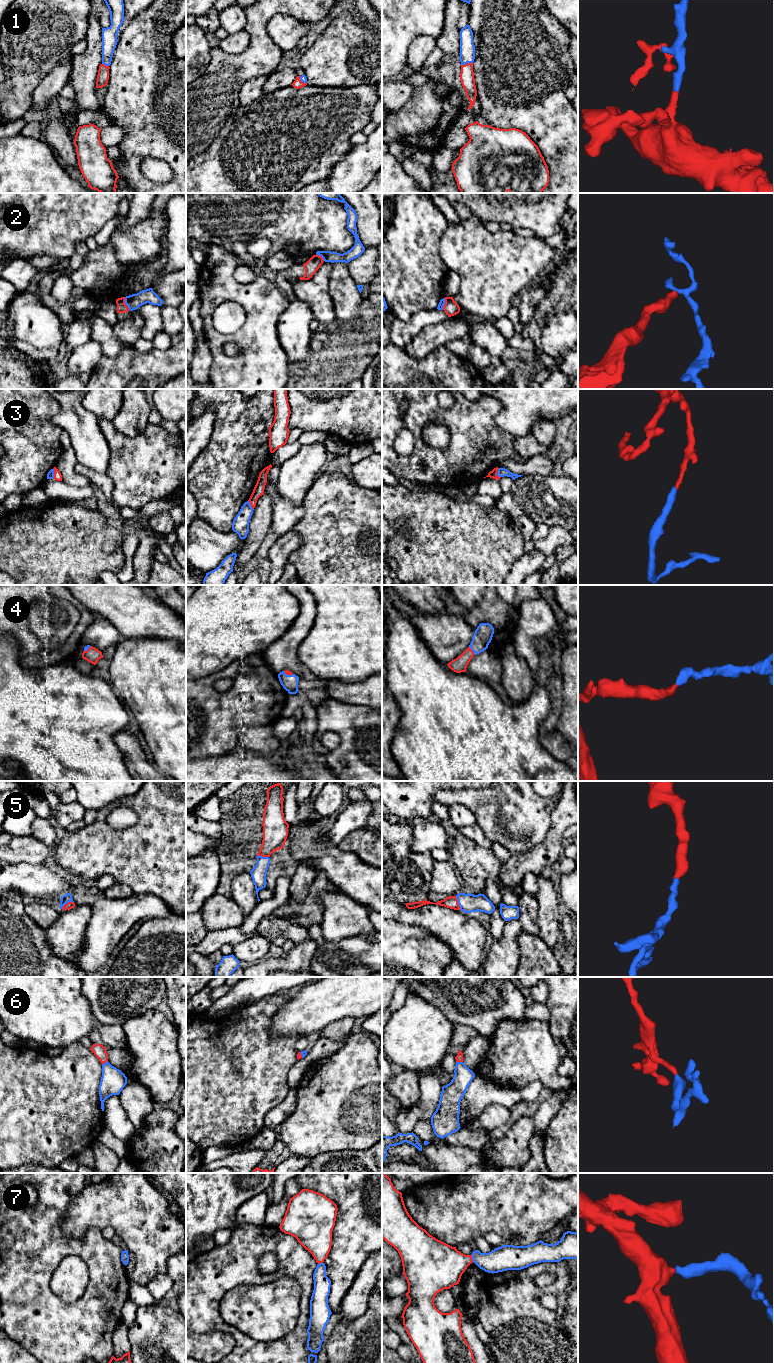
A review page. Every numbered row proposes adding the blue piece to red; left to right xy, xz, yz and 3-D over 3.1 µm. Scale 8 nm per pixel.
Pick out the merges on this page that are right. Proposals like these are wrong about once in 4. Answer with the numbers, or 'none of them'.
1, 3, 4, 5, 6, 7

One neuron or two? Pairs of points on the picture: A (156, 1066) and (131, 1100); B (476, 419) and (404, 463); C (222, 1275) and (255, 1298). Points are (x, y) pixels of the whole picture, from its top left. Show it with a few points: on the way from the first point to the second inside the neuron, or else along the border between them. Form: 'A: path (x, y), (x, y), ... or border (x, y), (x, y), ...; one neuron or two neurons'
A: border (136, 1081), (146, 1088), (154, 1101); two neurons
B: path (464, 439), (445, 458), (424, 458); one neuron
C: border (260, 1283), (237, 1285), (230, 1289), (220, 1301); two neurons

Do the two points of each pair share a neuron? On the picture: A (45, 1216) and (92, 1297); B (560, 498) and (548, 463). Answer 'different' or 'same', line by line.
A: same
B: different

